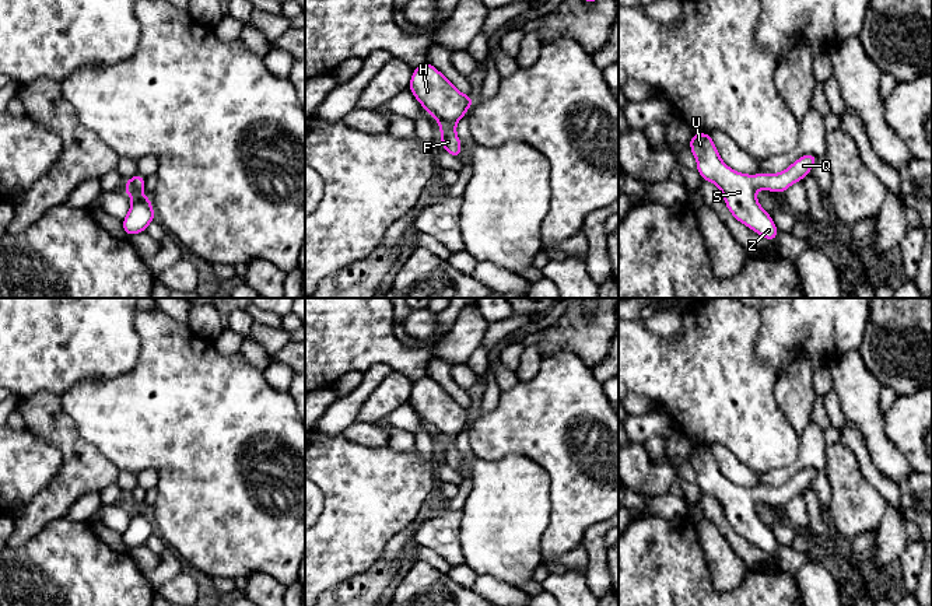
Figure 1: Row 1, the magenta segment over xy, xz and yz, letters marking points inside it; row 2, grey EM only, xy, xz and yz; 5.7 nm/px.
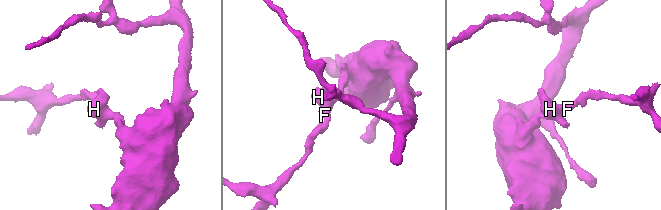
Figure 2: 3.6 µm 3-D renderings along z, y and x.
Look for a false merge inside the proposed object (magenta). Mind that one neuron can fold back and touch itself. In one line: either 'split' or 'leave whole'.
leave whole

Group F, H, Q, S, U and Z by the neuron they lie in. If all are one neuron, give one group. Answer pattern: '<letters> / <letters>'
F H Q S U Z

